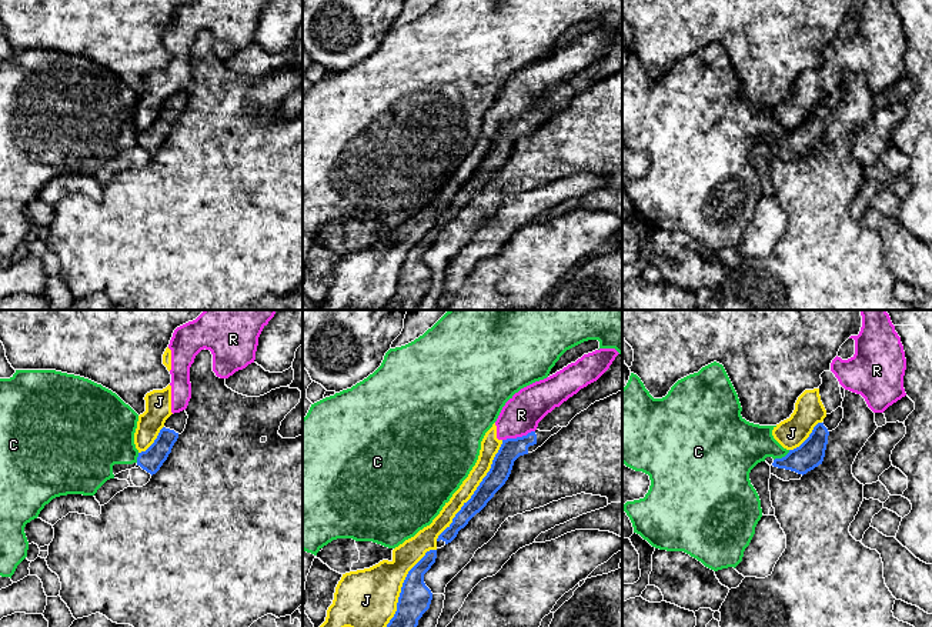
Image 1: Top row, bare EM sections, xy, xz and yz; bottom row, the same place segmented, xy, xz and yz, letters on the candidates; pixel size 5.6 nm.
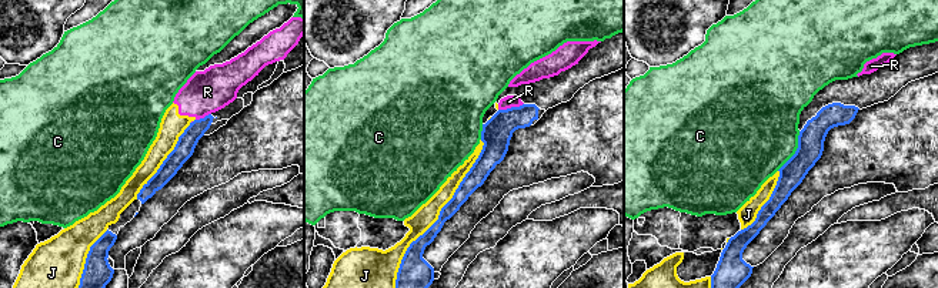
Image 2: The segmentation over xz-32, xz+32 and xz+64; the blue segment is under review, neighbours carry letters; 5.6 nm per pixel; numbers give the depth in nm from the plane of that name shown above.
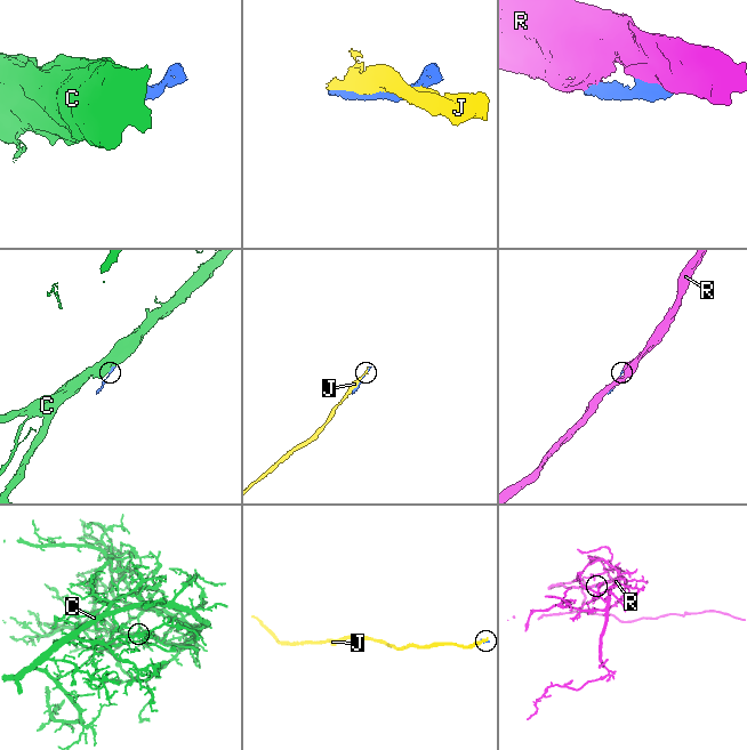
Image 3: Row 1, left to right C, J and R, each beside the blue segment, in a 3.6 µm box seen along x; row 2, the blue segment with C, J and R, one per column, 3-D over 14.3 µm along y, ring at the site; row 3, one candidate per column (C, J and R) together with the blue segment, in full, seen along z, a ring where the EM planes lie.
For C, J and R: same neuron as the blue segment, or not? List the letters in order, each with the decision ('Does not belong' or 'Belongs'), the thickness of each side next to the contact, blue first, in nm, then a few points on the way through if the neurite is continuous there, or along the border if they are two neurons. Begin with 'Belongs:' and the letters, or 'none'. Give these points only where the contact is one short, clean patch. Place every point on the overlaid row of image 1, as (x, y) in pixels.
Belongs: none
C: Does not belong. Thickness 160 nm (blue) against 280 nm. Boundary: yz (789, 450), (774, 460)
J: Does not belong. Thickness 120 nm (blue) against 100 nm
R: Does not belong. Thickness 120 nm (blue) against 220 nm

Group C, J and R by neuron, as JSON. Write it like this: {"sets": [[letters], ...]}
{"sets": [["C"], ["J", "R"]]}

